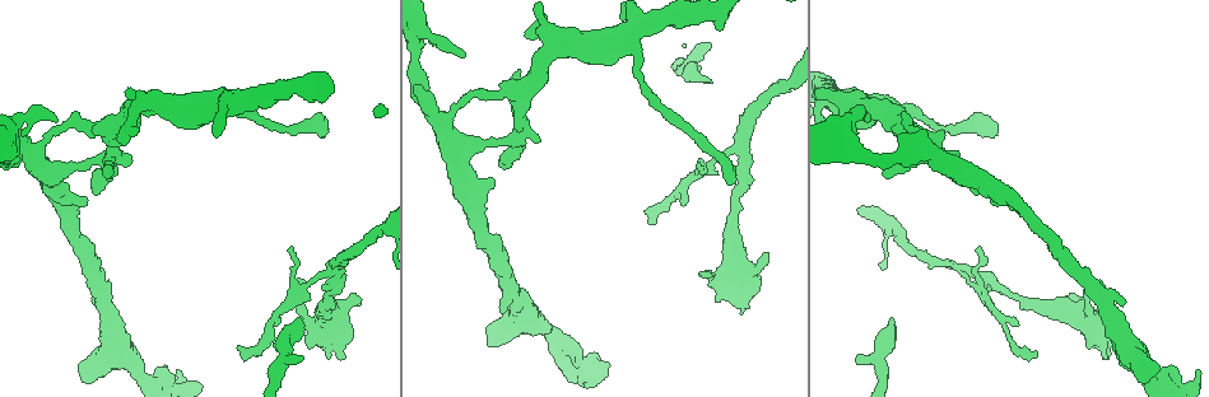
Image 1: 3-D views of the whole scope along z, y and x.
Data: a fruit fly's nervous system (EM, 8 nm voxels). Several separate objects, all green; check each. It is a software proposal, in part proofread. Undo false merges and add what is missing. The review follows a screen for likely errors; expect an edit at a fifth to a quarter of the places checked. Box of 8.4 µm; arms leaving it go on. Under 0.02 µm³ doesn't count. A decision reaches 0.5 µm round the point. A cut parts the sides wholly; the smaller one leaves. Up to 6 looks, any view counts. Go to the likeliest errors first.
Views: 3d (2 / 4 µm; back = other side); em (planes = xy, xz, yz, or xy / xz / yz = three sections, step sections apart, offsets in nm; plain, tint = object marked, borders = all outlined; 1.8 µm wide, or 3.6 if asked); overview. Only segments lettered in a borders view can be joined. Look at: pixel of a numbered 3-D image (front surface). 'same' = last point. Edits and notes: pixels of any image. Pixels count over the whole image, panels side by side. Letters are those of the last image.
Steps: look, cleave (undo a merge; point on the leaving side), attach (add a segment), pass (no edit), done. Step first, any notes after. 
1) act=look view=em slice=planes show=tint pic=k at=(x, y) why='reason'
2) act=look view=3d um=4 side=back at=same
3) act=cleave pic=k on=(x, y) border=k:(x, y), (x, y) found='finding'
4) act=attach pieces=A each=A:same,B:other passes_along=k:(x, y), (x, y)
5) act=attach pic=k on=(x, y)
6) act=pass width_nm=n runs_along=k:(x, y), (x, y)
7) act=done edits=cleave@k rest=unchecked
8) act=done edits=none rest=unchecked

act=look view=3d um=2 pic=1 at=(300, 325) why='an open end'

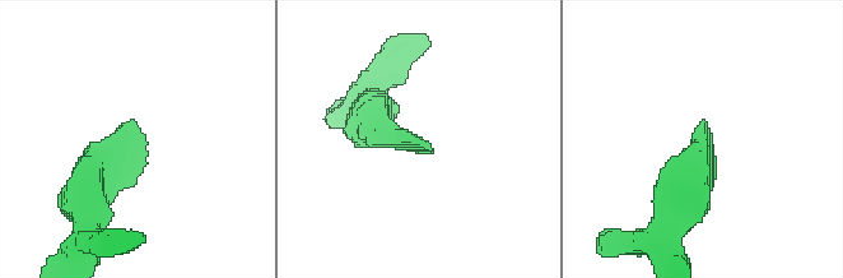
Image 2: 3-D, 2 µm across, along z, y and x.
act=look view=em slice=yz step=16 show=tint pic=2 at=(432, 153) why='now the EM'

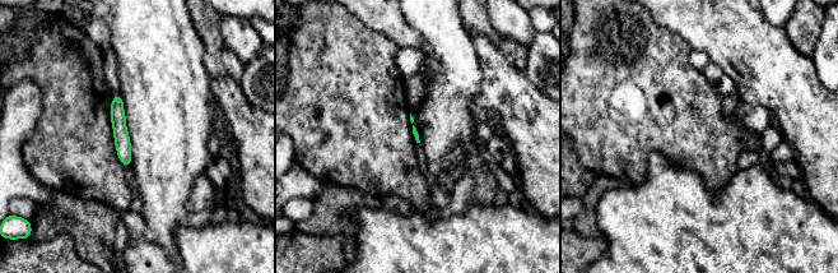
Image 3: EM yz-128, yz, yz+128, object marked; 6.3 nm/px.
act=look view=em slice=planes show=borders at=same

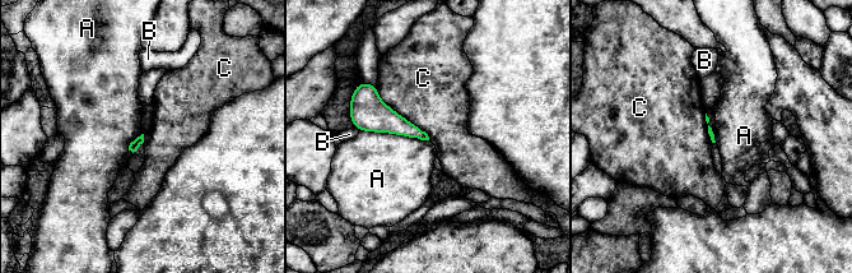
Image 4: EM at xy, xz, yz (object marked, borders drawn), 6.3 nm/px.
act=pass each=A:other,B:other,C:other border=4:(376, 86), (377, 95), (429, 139) found='none of them fits'

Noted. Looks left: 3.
act=look view=3d um=4 pic=1 at=(1088, 319) why='a fork'

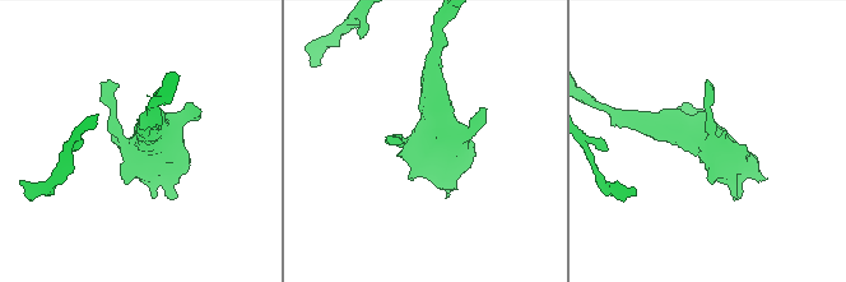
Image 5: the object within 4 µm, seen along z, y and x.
act=look view=em um=3.6 slice=planes show=tint pic=5 at=(711, 143) why='now the EM'

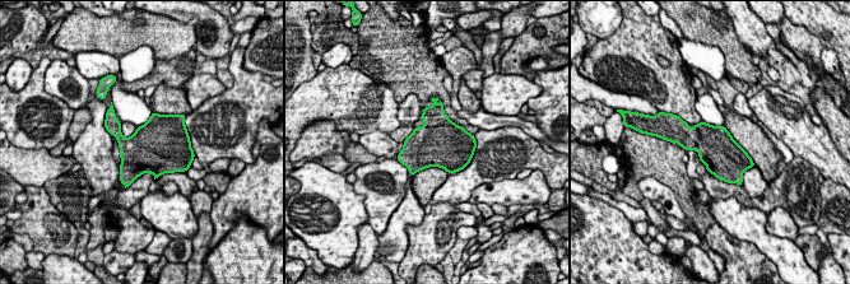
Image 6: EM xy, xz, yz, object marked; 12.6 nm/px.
act=look view=em um=3.6 slice=planes show=borders at=same why='what lies round it'

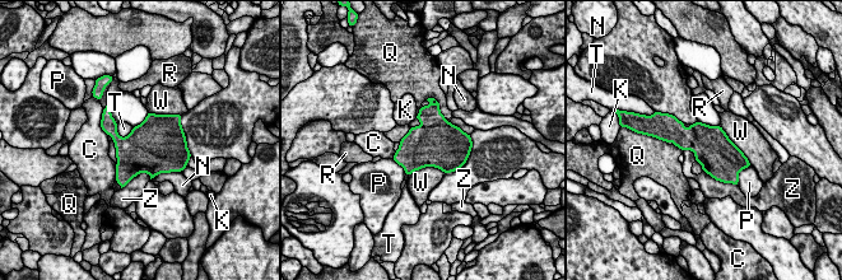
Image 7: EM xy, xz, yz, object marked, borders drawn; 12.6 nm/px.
act=pass each=C:other,K:other,N:other,P:other,Q:other,R:other,T:other,W:other,Z:other found='continuous, no second neuron'

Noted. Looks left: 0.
act=done edits=none rest=unchecked

